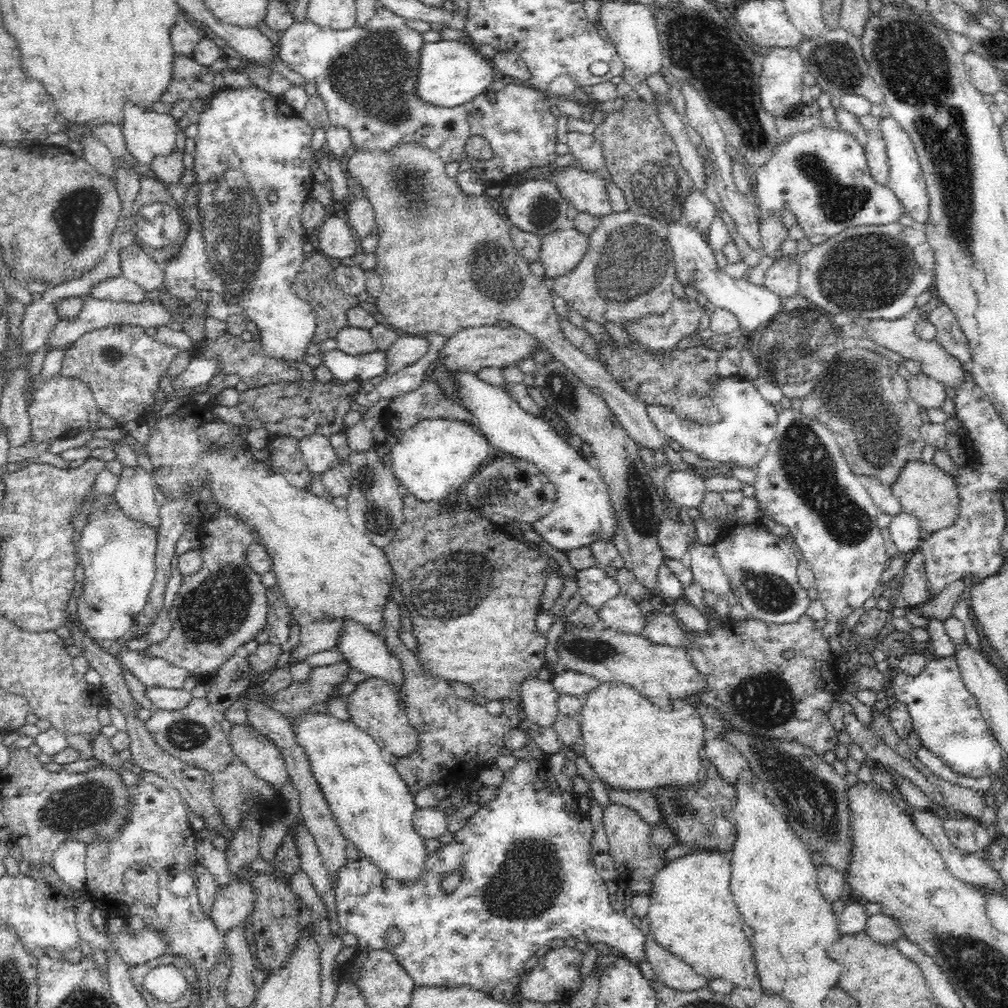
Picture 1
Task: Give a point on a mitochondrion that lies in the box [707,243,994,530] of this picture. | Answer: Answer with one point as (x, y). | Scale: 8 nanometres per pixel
(877, 431)

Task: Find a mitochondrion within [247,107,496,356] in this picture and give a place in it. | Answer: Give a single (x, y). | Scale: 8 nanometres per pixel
(412, 183)

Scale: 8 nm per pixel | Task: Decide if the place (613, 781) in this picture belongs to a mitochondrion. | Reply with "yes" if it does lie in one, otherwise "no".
no

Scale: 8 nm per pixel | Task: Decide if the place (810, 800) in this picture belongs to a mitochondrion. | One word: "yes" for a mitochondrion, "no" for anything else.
yes

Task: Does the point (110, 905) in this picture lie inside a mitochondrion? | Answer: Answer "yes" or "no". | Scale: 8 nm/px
no

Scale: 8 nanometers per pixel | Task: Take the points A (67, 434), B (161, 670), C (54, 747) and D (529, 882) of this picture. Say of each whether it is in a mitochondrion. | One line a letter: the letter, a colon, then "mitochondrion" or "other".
A: other
B: other
C: other
D: mitochondrion

